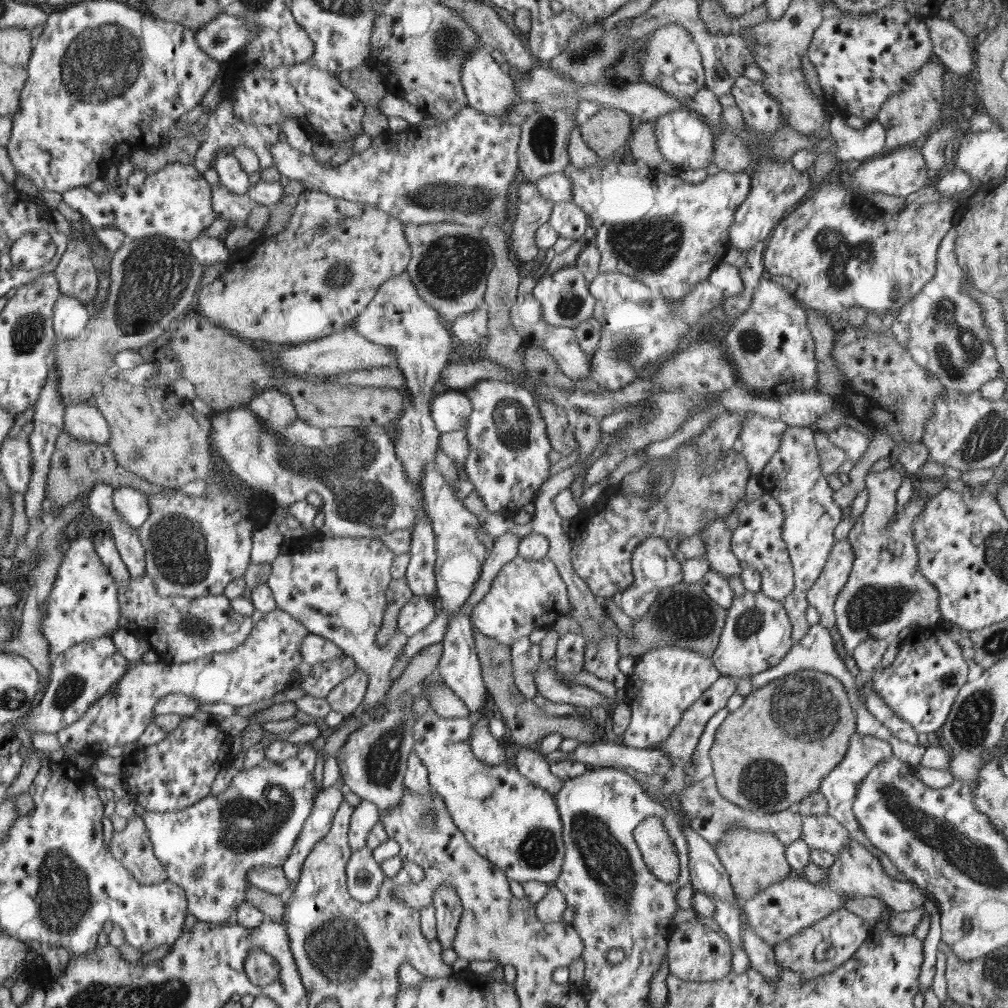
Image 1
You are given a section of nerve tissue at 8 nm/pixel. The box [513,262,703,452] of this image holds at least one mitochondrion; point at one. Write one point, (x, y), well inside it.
(627, 350)

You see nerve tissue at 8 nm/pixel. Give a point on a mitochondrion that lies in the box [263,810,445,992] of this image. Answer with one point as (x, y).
(336, 949)

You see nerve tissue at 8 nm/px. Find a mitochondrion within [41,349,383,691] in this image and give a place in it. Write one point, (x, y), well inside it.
(180, 552)

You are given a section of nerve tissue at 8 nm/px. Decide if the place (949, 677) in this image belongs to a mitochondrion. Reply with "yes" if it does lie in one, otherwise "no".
yes

